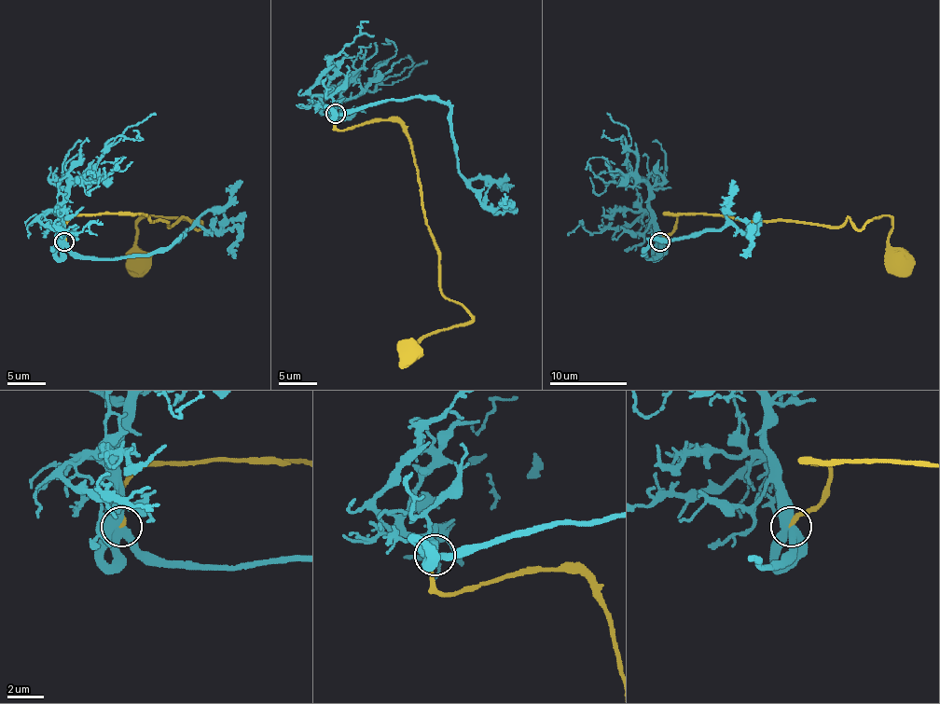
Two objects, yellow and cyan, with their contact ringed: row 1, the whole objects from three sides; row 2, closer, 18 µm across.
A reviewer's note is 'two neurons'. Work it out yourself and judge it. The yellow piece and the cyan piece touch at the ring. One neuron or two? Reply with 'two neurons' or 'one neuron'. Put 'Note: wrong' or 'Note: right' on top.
Note: wrong
one neuron

